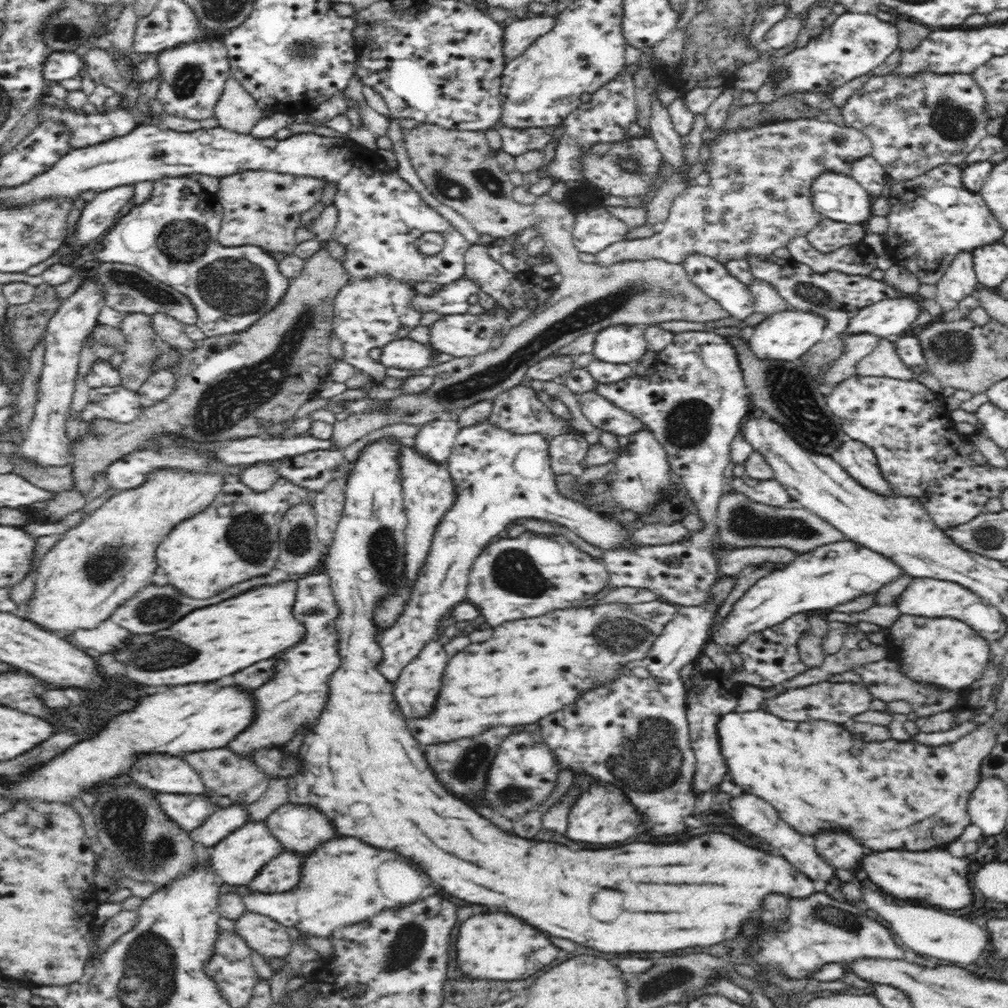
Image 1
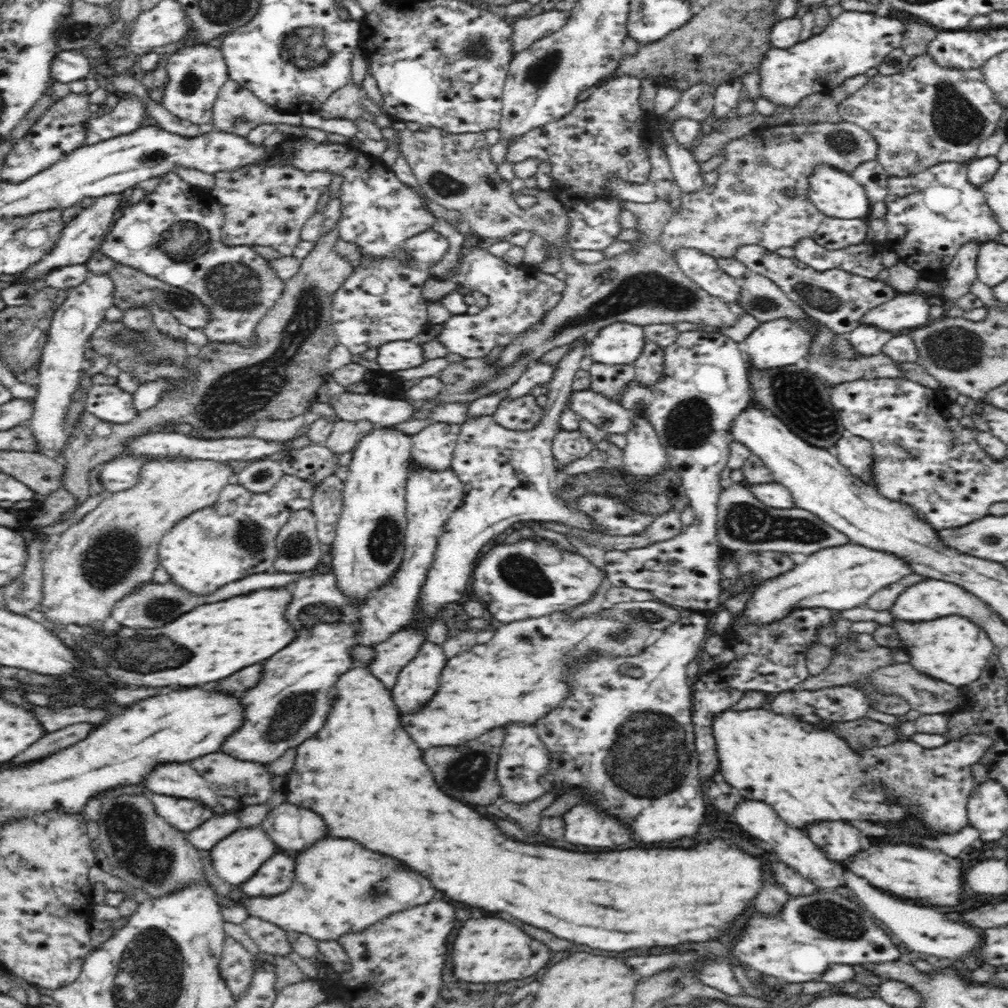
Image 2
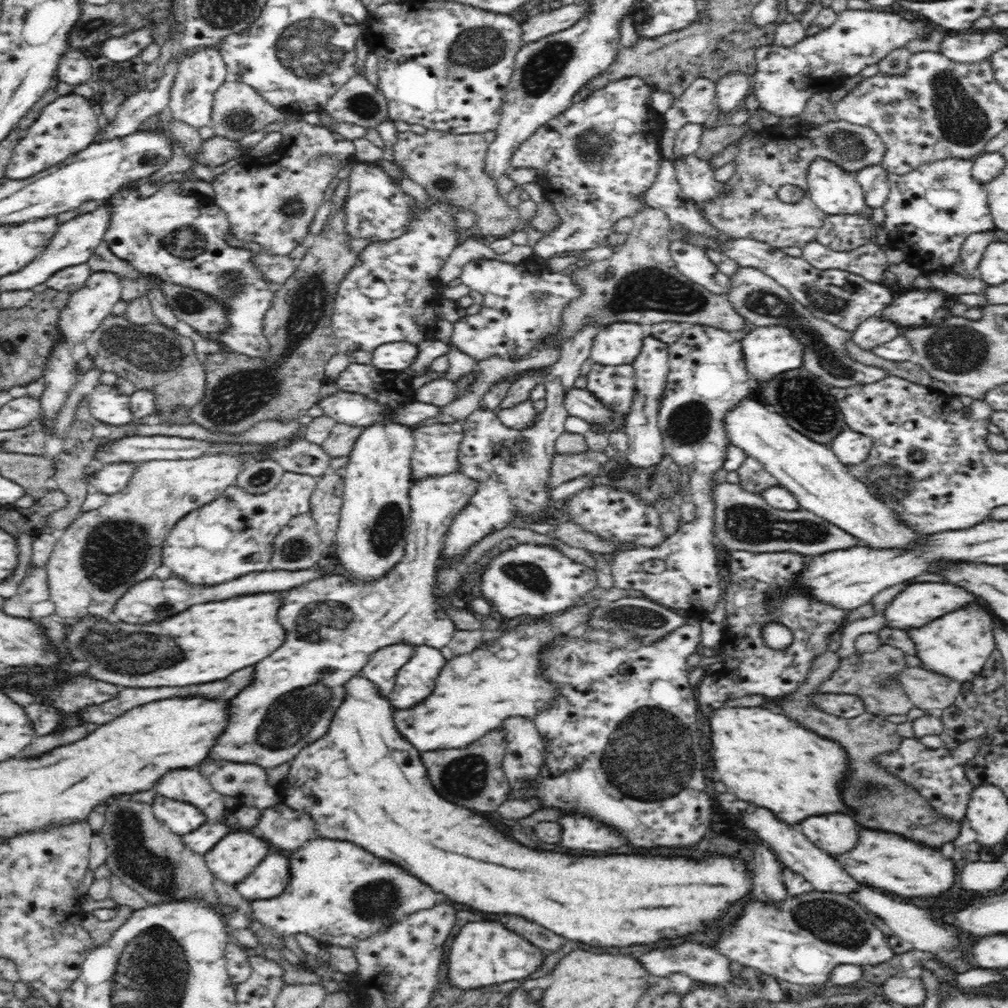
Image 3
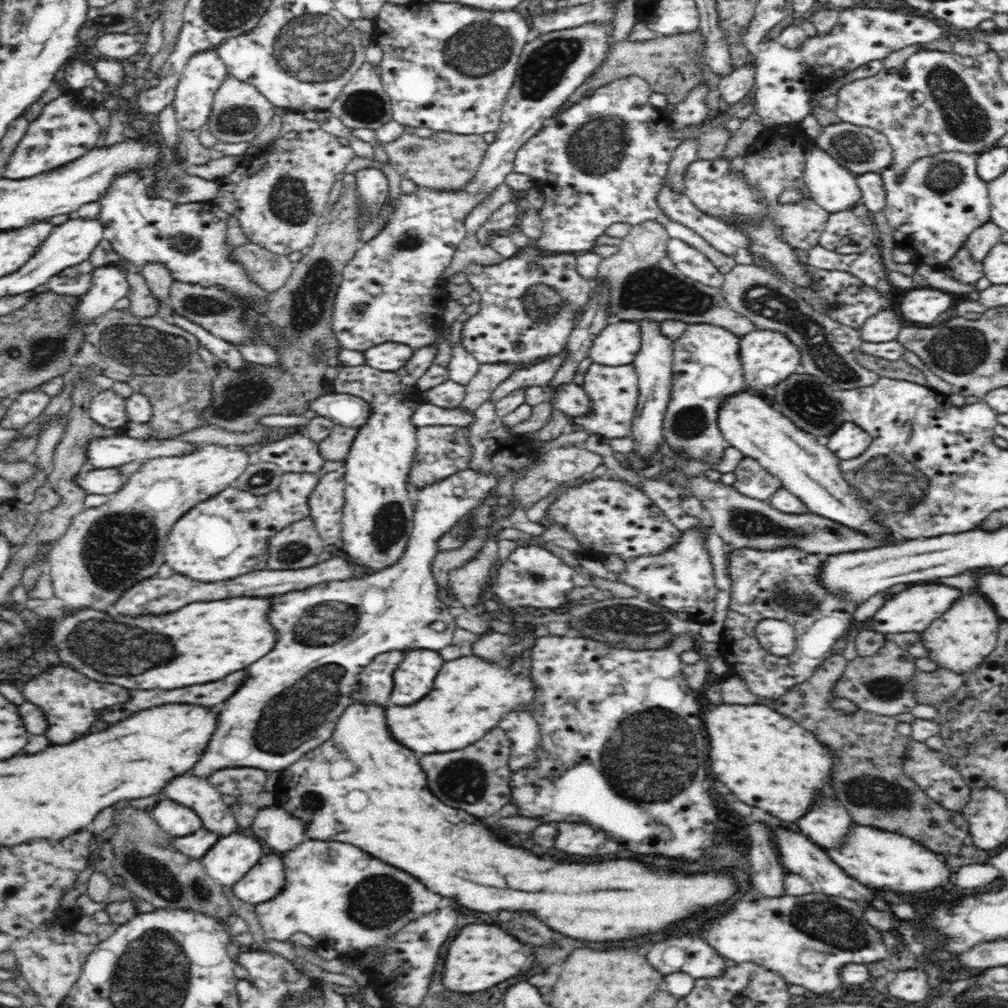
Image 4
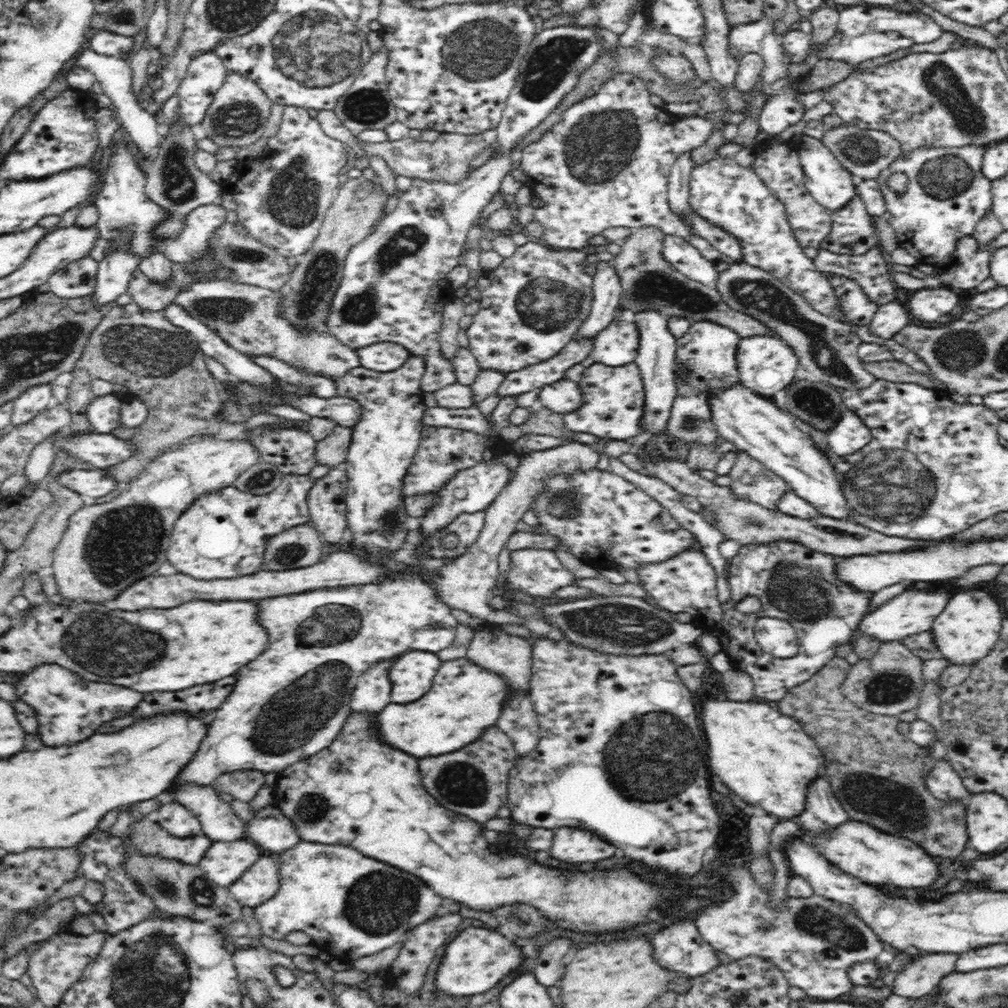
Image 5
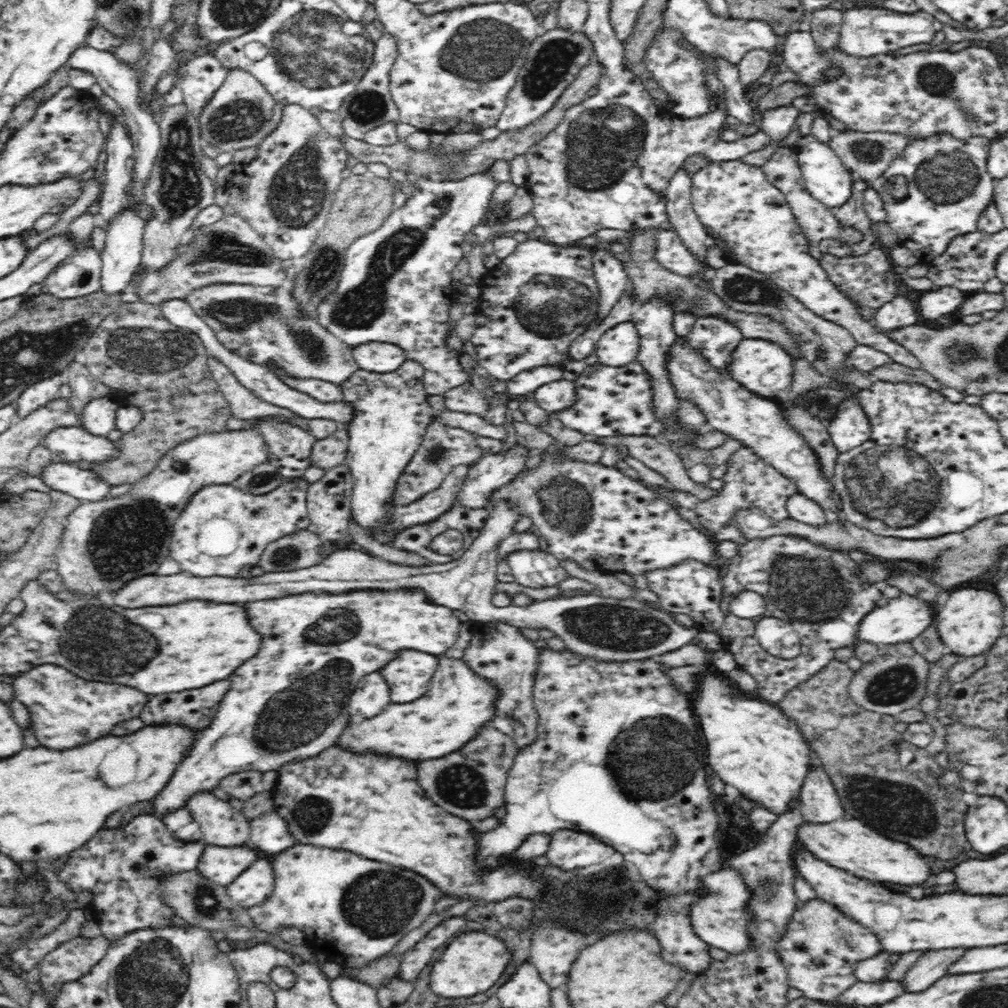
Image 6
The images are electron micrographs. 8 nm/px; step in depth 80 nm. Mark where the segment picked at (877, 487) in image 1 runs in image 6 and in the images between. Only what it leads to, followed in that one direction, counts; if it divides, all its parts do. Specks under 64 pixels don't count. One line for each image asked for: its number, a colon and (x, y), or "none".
2: (854, 453)
3: (851, 448)
4: (849, 441)
5: (850, 434)
6: (849, 428)

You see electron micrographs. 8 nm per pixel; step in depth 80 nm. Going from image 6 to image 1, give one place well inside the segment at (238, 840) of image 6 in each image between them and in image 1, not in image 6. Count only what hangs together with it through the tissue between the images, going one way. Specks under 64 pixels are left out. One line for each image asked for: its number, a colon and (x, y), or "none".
1: (167, 774)
2: (175, 780)
3: (189, 785)
4: (195, 792)
5: (219, 822)

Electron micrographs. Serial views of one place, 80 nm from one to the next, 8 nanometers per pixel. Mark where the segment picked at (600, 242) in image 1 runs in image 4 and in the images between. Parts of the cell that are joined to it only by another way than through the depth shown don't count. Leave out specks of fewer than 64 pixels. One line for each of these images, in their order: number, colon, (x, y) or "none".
2: (604, 135)
3: (594, 161)
4: (603, 160)

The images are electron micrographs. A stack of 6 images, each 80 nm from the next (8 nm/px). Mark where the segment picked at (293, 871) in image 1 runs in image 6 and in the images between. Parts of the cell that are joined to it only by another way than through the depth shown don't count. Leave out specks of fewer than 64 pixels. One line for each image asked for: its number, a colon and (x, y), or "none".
2: (276, 875)
3: (272, 876)
4: (264, 881)
5: (259, 883)
6: (252, 887)

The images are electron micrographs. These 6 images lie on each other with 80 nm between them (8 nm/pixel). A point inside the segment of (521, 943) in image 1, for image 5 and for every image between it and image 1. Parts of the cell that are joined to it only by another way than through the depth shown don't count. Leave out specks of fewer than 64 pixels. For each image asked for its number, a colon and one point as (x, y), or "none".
2: (486, 950)
3: (483, 953)
4: (480, 956)
5: (477, 959)

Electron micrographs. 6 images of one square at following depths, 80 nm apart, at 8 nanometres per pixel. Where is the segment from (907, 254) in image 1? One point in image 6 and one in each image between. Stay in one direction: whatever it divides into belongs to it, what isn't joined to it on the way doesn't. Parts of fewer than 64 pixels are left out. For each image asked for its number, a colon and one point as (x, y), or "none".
2: (930, 215)
3: (929, 213)
4: (932, 209)
5: (945, 195)
6: (937, 189)

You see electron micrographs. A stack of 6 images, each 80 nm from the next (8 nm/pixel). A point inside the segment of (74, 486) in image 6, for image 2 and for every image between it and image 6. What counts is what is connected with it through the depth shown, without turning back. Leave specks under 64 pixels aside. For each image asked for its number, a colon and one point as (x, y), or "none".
2: (122, 473)
3: (112, 478)
4: (107, 481)
5: (90, 484)

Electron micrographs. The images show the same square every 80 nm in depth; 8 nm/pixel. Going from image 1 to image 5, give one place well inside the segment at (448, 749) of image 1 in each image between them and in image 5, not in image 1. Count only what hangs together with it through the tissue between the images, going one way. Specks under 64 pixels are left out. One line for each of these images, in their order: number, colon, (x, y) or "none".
2: (468, 772)
3: (473, 777)
4: (476, 779)
5: (473, 781)

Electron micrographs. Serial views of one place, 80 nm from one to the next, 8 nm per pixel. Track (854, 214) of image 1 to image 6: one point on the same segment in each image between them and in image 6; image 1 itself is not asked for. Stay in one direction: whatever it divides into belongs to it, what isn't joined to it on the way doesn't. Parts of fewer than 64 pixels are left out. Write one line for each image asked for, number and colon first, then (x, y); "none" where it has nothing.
2: (836, 193)
3: (834, 190)
4: (832, 187)
5: (832, 186)
6: (826, 178)

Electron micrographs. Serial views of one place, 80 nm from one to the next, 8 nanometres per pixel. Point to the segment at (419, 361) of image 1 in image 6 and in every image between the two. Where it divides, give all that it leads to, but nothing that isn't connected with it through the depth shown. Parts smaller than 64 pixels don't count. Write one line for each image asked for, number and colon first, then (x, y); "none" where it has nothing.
2: (399, 355)
3: (395, 356)
4: (386, 357)
5: (383, 357)
6: (377, 357)

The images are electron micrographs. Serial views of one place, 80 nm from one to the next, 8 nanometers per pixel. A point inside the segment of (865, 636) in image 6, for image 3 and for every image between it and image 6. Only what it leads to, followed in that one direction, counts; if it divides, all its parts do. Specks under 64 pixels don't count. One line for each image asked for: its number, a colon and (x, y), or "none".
3: (919, 604)
4: (911, 611)
5: (913, 612)

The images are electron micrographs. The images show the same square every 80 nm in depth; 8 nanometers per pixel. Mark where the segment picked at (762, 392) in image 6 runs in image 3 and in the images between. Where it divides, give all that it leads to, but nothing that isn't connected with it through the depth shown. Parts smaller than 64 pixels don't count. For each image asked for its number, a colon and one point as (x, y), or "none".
3: (768, 351)
4: (768, 356)
5: (765, 363)

